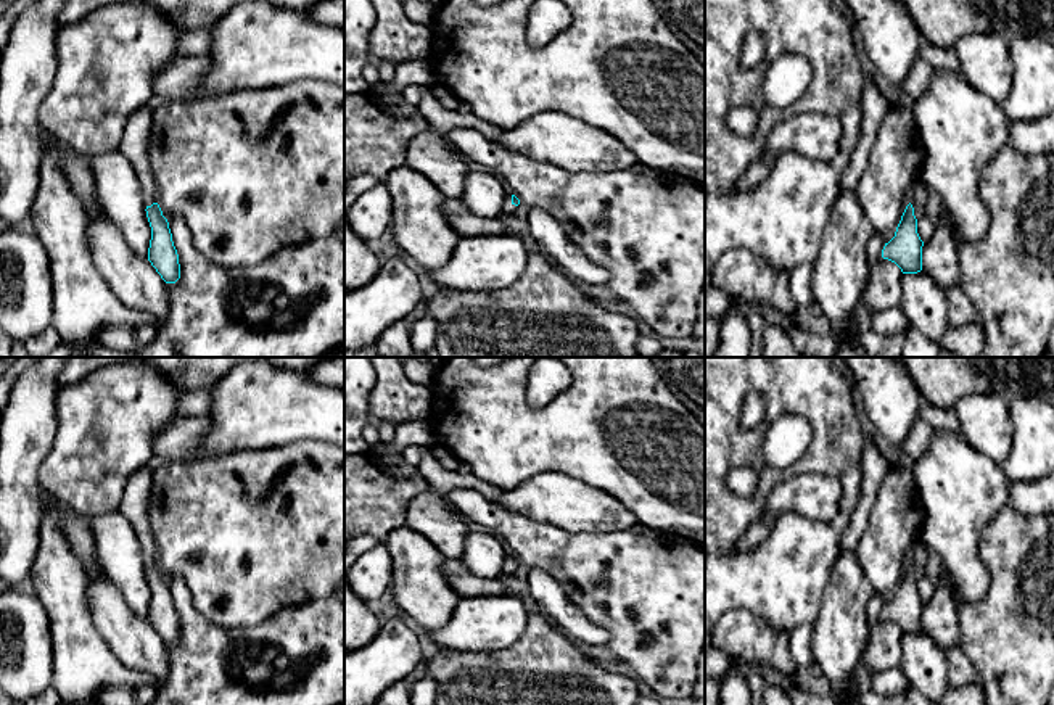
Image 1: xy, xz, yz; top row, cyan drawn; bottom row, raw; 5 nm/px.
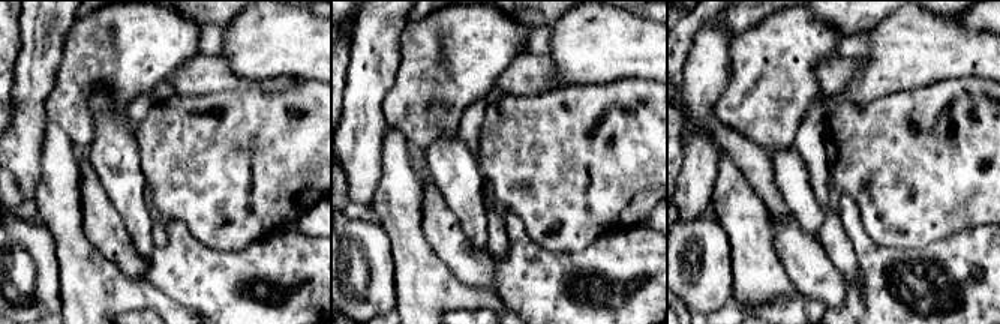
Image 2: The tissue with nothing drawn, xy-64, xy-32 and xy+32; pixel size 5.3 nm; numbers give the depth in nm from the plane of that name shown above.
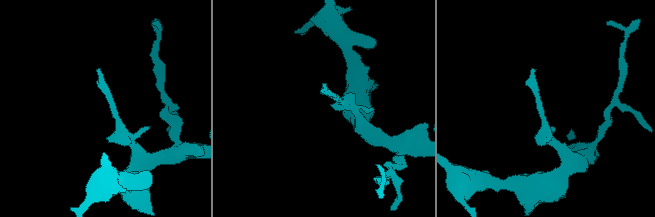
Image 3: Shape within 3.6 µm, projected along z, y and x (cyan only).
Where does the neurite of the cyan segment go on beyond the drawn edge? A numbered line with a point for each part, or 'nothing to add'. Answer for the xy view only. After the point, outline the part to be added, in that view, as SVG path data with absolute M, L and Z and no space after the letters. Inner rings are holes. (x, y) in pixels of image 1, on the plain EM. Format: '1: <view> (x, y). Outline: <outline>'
1: xy (135, 499). Outline: M153 465L142 467L129 476L122 501L117 507L132 523L137 531L145 567L158 563L156 544L151 538L148 520L148 504L151 494L151 473Z

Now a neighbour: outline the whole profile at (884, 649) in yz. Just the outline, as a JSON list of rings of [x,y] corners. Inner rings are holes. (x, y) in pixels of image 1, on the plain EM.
[[[888,620],[871,626],[861,666],[866,666],[872,674],[900,666],[903,660],[901,639],[901,629]]]

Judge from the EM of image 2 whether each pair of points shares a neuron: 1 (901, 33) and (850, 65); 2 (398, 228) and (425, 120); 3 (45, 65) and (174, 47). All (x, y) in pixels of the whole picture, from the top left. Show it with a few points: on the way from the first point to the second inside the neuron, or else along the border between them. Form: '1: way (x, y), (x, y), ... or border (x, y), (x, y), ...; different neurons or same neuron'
1: border (861, 57), (861, 69), (841, 89); different neurons
2: border (389, 125), (411, 147); different neurons
3: border (68, 29), (54, 86), (45, 96); different neurons

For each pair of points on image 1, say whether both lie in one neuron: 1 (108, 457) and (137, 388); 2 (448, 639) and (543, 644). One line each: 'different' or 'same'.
1: same
2: different

